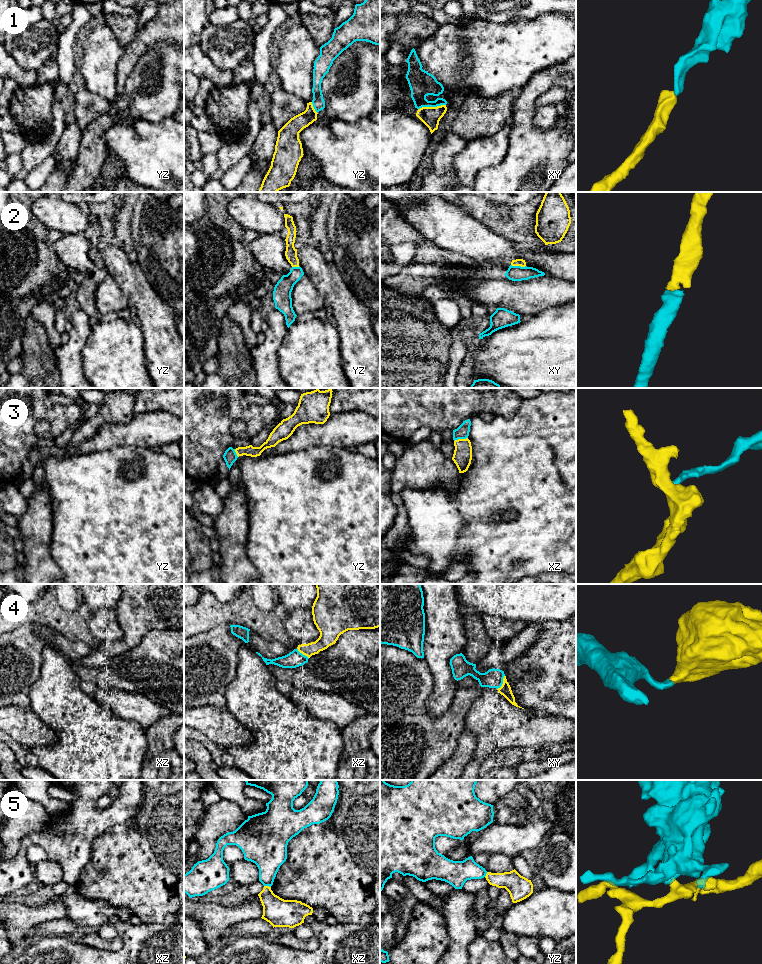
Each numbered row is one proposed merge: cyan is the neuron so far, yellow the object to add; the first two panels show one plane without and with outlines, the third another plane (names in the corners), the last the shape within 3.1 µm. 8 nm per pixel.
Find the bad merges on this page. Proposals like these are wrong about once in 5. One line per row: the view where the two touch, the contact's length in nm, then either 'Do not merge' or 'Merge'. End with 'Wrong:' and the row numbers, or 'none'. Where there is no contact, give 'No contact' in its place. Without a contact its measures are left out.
1: Touches cyan in xy. Shared border 220 nm. Merge
2: Touches cyan in xy. Shared border 120 nm. Merge
3: Touches cyan in xz. Shared border 120 nm. Merge
4: Touches cyan in xy. Shared border 130 nm. Merge
5: Touches cyan in xz. Shared border 60 nm. Do not merge
Wrong: 5

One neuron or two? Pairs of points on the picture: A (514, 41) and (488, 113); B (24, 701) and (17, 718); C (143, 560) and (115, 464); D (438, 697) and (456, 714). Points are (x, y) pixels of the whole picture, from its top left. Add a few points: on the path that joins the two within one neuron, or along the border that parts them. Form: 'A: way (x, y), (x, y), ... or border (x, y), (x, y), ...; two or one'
A: border (510, 90), (493, 97), (483, 97), (471, 92); two
B: border (10, 705), (29, 708); two
C: way (137, 536), (130, 524), (115, 509), (115, 488); one
D: border (458, 688), (441, 715), (432, 717), (426, 713); two

